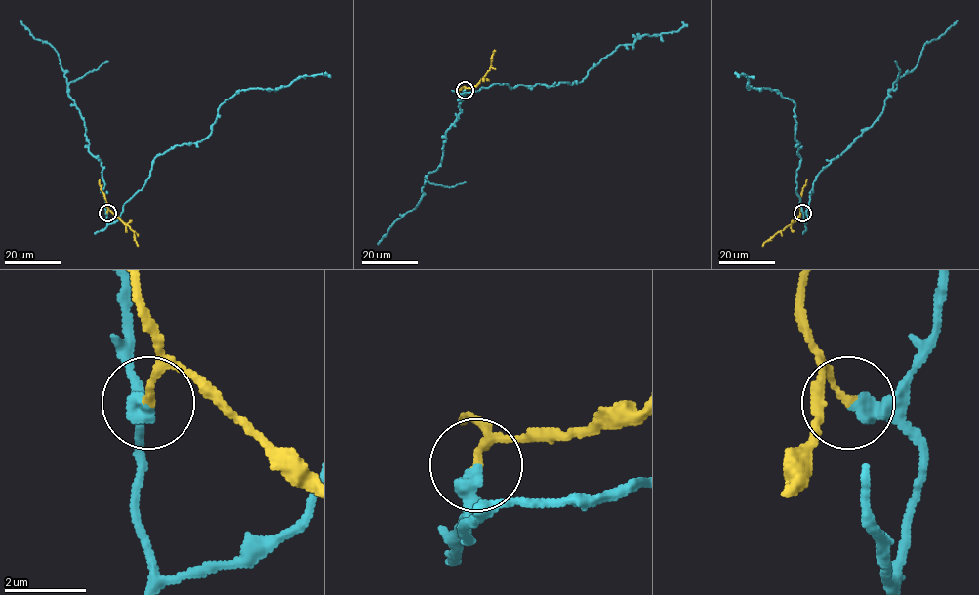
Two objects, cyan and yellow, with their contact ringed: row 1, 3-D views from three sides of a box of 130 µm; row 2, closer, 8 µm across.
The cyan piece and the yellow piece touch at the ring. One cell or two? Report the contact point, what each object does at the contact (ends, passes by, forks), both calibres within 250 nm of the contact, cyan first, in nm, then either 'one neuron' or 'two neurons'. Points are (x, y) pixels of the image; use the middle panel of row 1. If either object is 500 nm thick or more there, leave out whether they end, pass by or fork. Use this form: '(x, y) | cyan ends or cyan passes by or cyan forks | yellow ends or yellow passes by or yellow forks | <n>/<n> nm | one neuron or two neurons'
(465, 90) | cyan ends | yellow ends | 400/180 nm | two neurons

